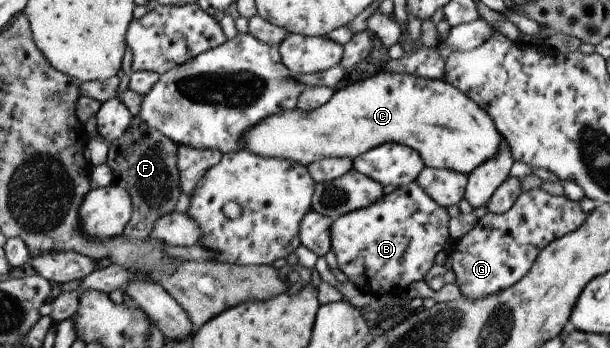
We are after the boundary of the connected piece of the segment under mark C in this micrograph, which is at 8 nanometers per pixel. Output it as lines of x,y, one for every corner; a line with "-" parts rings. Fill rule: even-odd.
377,72
348,86
335,89
327,103
310,112
299,108
278,111
244,131
243,151
262,158
279,158
300,166
321,158
353,158
382,143
403,144
419,154
425,166
447,168
465,175
497,153
502,141
493,120
463,92
443,80
425,79
413,74

